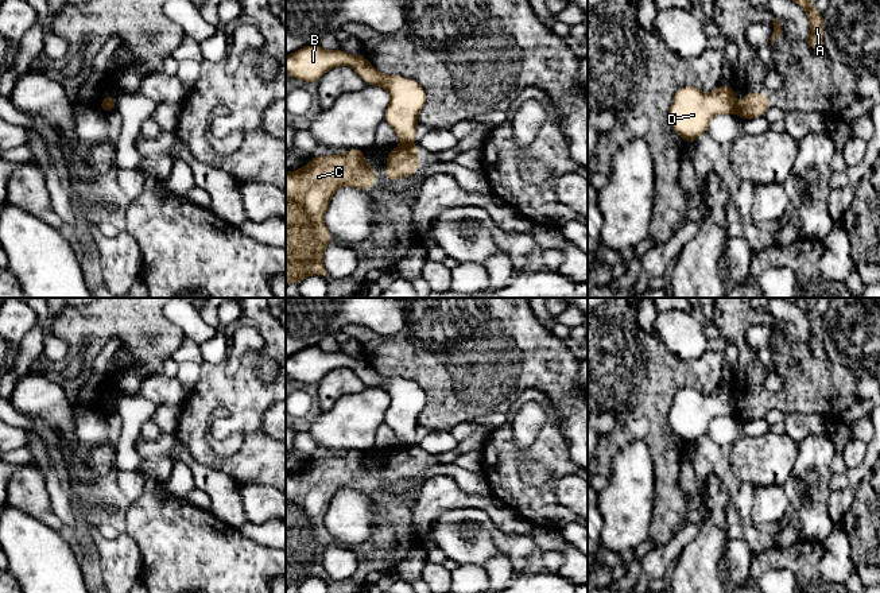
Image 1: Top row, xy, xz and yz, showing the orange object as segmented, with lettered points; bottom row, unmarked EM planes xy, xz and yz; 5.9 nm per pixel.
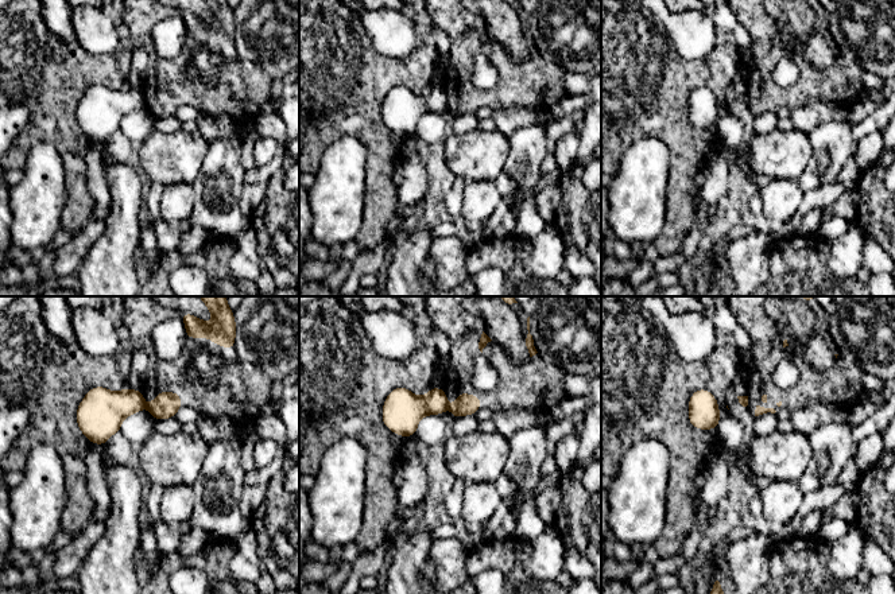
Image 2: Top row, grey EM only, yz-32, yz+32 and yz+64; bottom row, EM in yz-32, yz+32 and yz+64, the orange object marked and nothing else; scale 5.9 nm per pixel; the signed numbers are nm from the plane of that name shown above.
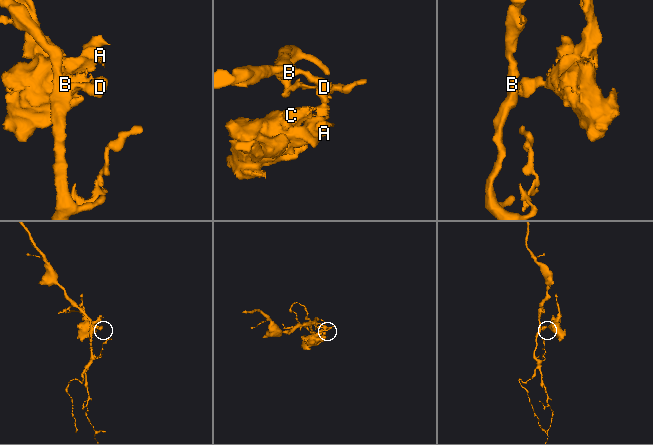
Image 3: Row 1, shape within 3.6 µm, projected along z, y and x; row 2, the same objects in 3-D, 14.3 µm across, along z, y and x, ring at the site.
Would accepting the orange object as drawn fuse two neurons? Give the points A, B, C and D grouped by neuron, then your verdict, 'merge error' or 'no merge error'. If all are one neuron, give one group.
groups A C / B D; merge error

